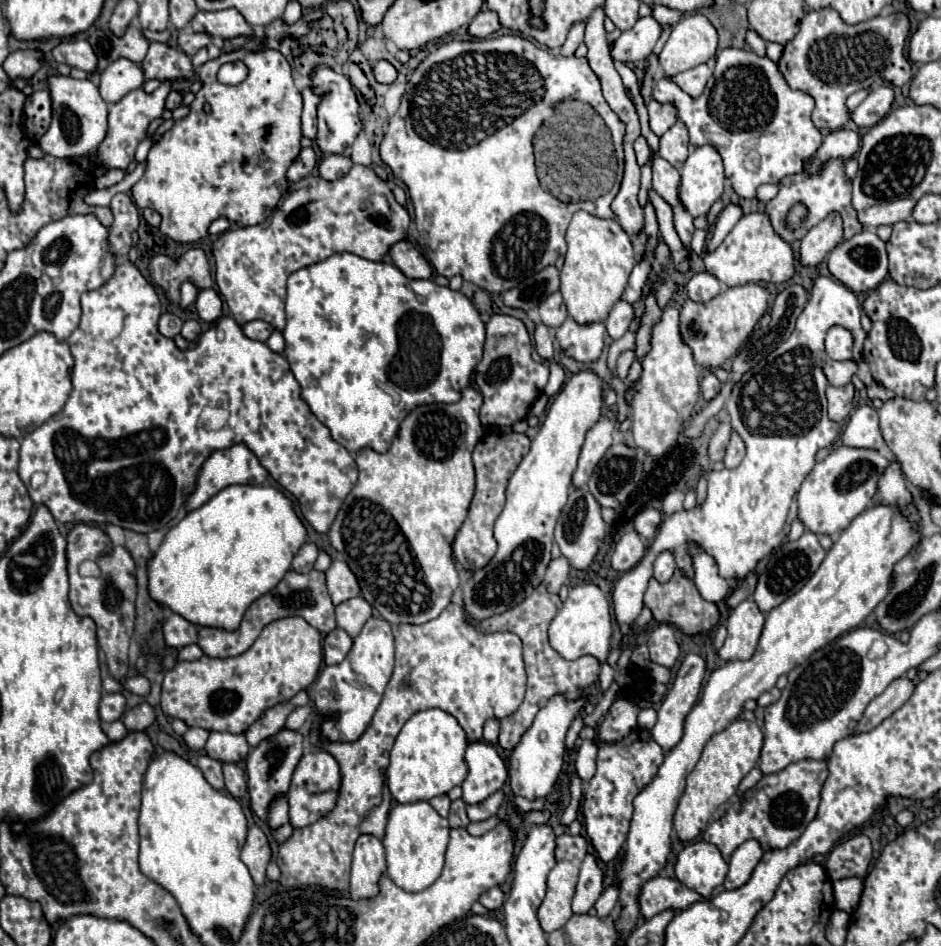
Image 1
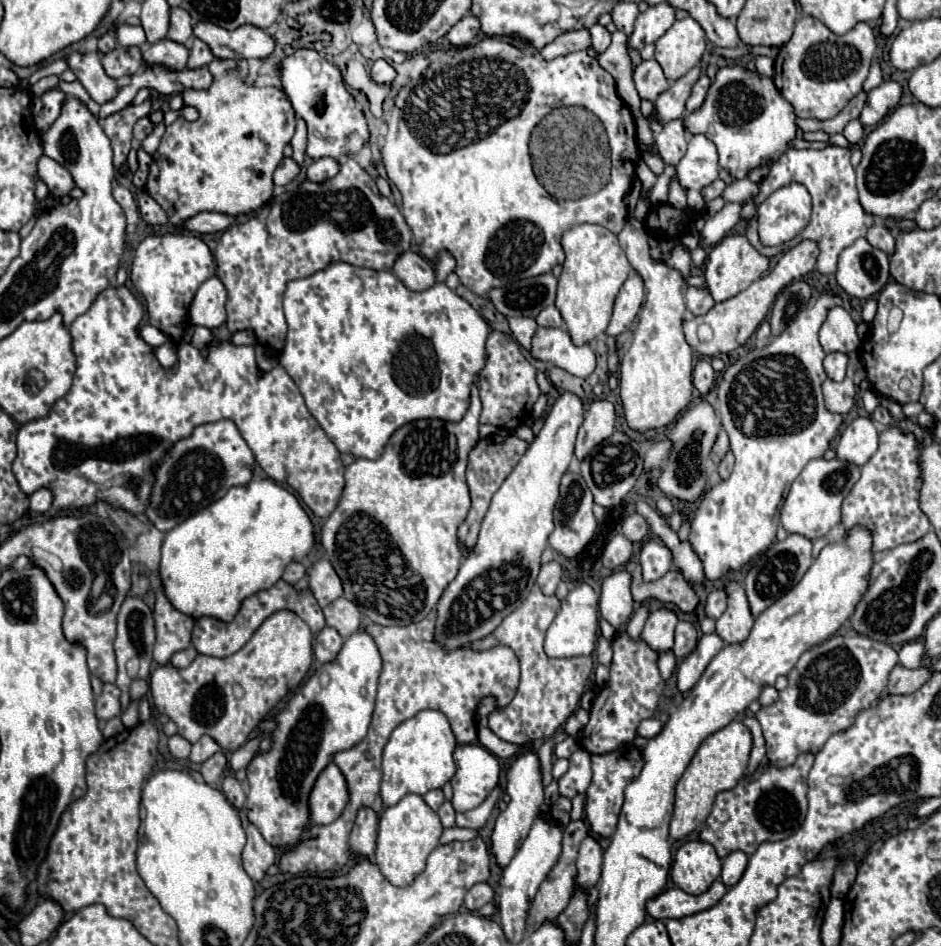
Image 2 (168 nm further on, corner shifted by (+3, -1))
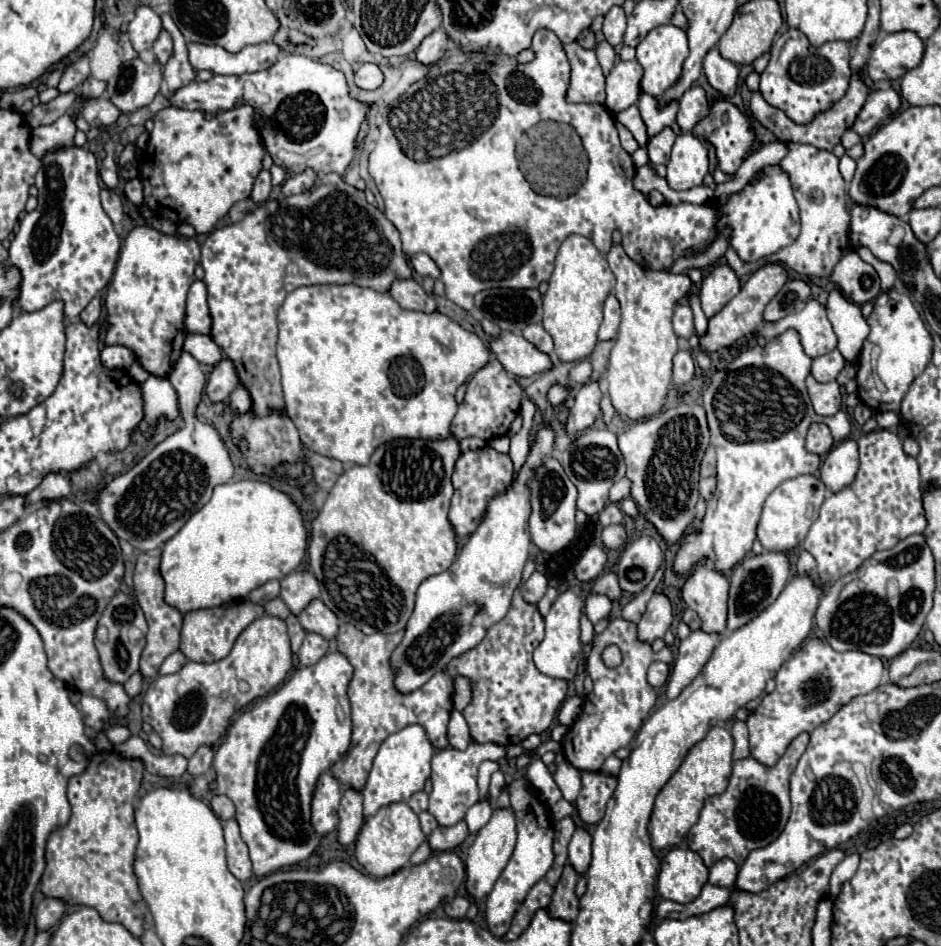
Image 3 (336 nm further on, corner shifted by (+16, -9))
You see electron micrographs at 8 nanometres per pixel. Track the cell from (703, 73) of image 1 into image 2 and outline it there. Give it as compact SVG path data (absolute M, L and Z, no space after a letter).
M701 74L701 76L699 76L699 80L693 84L691 96L689 96L689 100L687 100L687 112L693 112L693 110L697 110L697 108L703 104L709 84L711 84L709 76L707 76L707 74Z

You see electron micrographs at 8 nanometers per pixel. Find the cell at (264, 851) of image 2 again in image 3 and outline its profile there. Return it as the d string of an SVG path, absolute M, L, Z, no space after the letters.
M234 820L224 822L224 838L226 838L226 860L228 870L242 882L252 876L252 864L248 858L248 846L240 838L238 824Z

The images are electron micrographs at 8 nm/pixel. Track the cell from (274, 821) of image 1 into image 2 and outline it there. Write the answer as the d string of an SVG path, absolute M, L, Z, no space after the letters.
M365 630L351 634L337 658L323 664L275 716L277 730L261 740L261 756L247 766L247 818L271 846L293 846L309 826L307 798L319 772L341 750L353 748L367 734L381 674L379 648Z

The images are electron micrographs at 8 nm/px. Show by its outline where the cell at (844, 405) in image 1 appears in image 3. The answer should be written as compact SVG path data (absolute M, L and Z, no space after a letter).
M808 376L806 386L808 386L808 394L810 394L810 400L812 400L812 406L814 406L816 414L832 416L832 414L836 414L840 410L842 396L840 396L838 382L820 384L812 376Z

